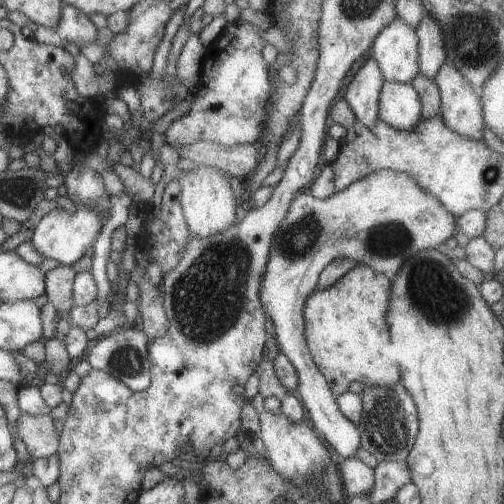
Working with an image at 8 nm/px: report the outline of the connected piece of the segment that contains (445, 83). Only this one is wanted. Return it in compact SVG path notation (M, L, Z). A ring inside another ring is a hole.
M447 60L435 77L441 93L443 122L456 133L480 141L486 127L483 105L474 88Z

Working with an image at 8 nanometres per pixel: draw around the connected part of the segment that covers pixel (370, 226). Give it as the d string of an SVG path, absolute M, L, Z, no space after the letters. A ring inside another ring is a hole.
M392 170L372 172L326 199L316 199L307 189L300 191L276 230L262 282L261 302L276 326L274 338L279 351L296 368L299 377L296 394L309 415L312 428L342 458L357 456L362 436L358 426L340 411L336 396L318 371L306 345L304 310L308 296L316 290L320 274L330 262L347 259L385 274L392 281L406 258L438 248L457 231L455 216L438 198L422 191L408 174Z

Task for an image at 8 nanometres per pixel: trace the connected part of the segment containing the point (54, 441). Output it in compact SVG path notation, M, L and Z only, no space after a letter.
M22 413L17 421L19 436L34 460L48 459L59 452L61 434L58 434L50 415Z

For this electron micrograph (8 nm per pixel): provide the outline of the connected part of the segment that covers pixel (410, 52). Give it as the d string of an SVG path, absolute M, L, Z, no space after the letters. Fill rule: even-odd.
M396 18L376 36L371 47L372 59L378 64L385 81L411 84L419 74L419 51L415 30Z

